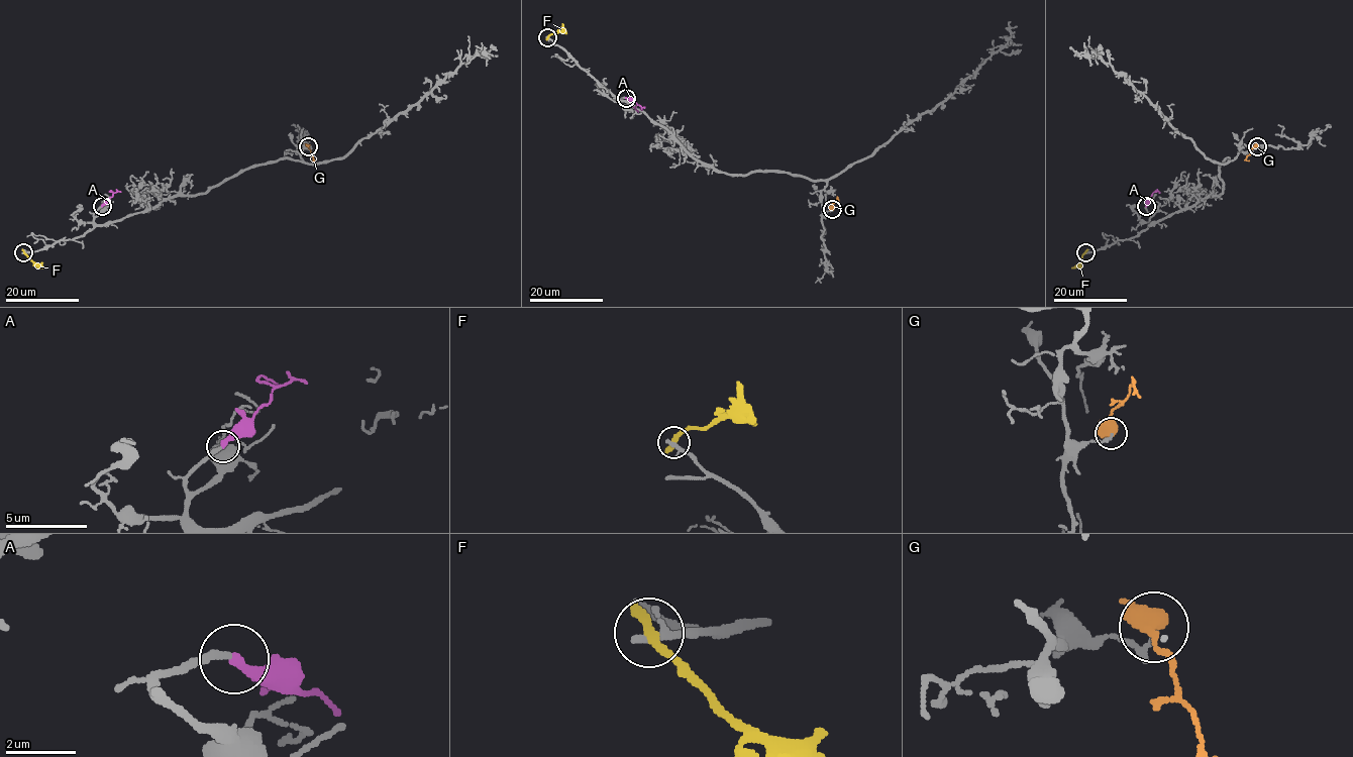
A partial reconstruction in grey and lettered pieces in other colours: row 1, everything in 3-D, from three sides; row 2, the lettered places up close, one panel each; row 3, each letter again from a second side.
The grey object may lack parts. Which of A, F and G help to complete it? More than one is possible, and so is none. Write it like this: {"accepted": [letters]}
{"accepted": ["A"]}

